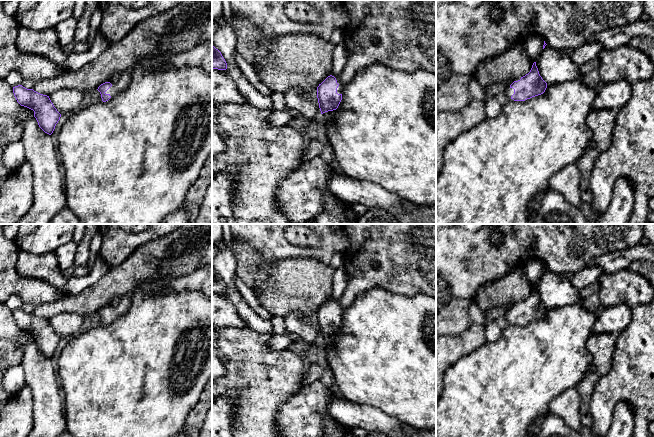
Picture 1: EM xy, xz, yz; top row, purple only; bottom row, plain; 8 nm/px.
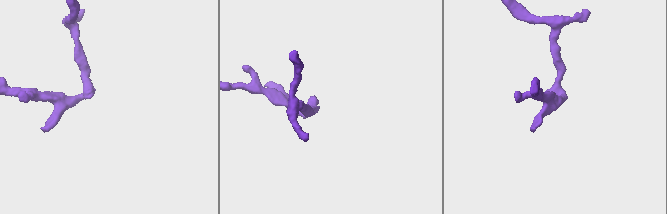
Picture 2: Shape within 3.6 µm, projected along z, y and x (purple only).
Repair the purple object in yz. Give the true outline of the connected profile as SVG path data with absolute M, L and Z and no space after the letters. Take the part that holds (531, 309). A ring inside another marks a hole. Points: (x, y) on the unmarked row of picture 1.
M536 286L525 300L512 305L506 312L505 317L511 325L525 325L545 316L547 307L539 298Z

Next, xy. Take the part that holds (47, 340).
M22 309L13 311L13 317L17 326L34 335L39 351L51 359L61 338L54 331L49 320L40 318L33 313L27 313Z

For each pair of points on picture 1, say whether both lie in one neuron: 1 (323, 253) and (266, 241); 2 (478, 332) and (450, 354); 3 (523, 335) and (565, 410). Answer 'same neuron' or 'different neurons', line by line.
1: same neuron
2: same neuron
3: different neurons

